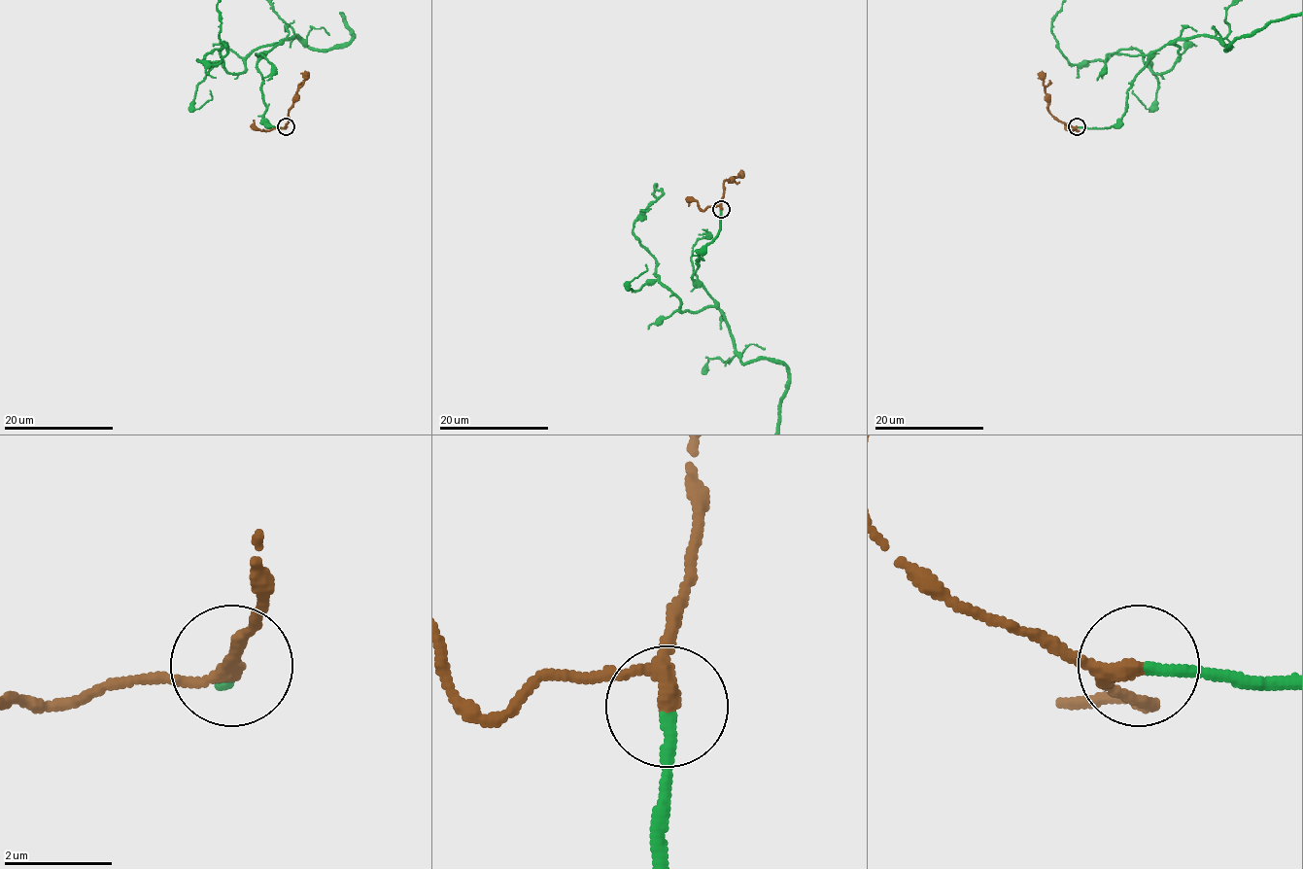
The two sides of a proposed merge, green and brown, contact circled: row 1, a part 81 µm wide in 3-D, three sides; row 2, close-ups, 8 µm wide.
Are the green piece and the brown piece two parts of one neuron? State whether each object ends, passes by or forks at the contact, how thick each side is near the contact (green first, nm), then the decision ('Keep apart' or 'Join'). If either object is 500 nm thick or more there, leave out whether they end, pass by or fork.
At the ring green ends. At the ring brown passes by. Thickness 220 nm (green) against 240 nm. Join

